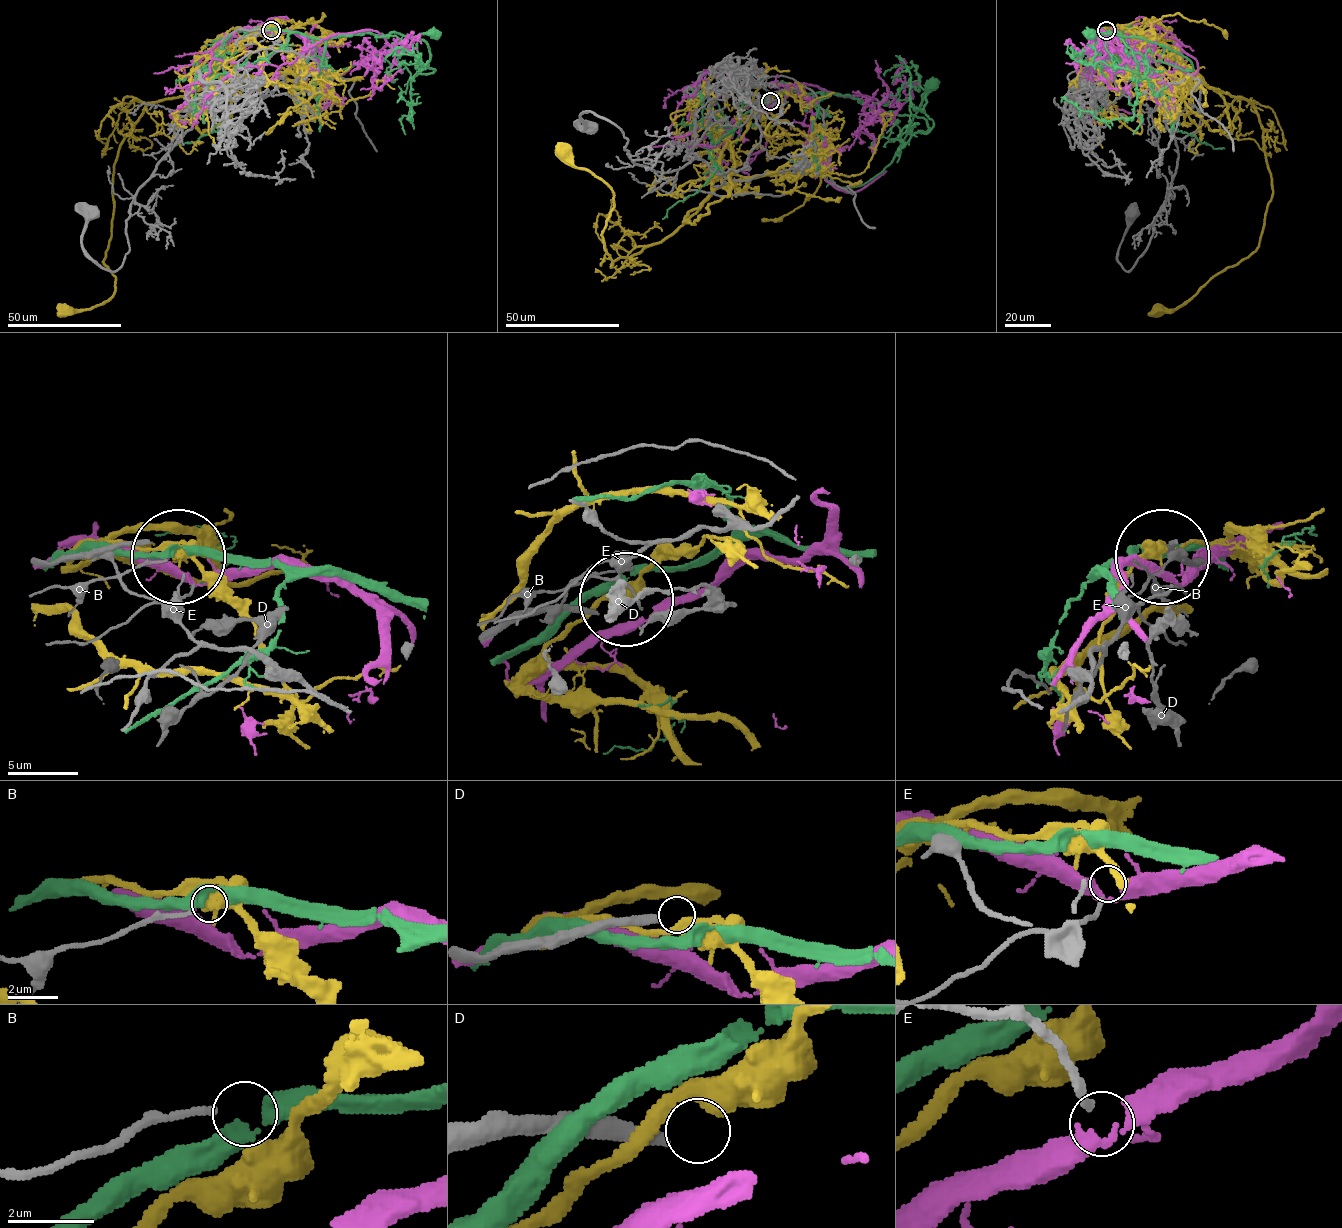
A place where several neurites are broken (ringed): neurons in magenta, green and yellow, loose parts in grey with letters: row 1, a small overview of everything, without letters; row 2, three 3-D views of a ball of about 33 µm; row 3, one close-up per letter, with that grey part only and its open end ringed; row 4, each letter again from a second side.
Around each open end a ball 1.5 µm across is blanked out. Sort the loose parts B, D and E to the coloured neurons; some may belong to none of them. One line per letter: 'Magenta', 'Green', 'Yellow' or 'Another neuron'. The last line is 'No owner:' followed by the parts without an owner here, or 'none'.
B: Another neuron
D: Another neuron
E: Another neuron
No owner: B, D, E

